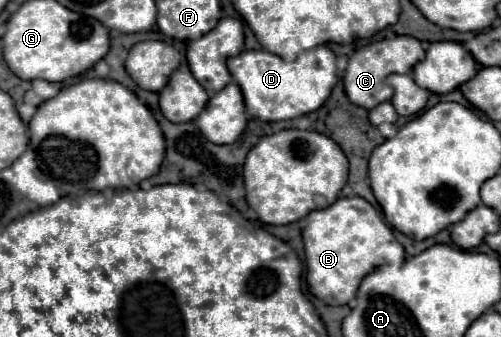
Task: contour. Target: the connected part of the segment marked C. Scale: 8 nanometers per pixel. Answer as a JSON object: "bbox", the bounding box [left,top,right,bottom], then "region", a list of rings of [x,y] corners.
{"bbox":[343,35,425,109],"region":[[[403,35],[393,37],[393,39],[375,41],[367,47],[357,49],[351,55],[345,75],[343,75],[343,85],[345,85],[345,93],[347,93],[349,101],[363,109],[373,109],[375,105],[389,101],[393,97],[393,89],[387,83],[387,77],[391,73],[411,73],[415,63],[423,61],[423,57],[425,57],[425,51],[423,51],[421,43],[415,37],[403,37]]]}

